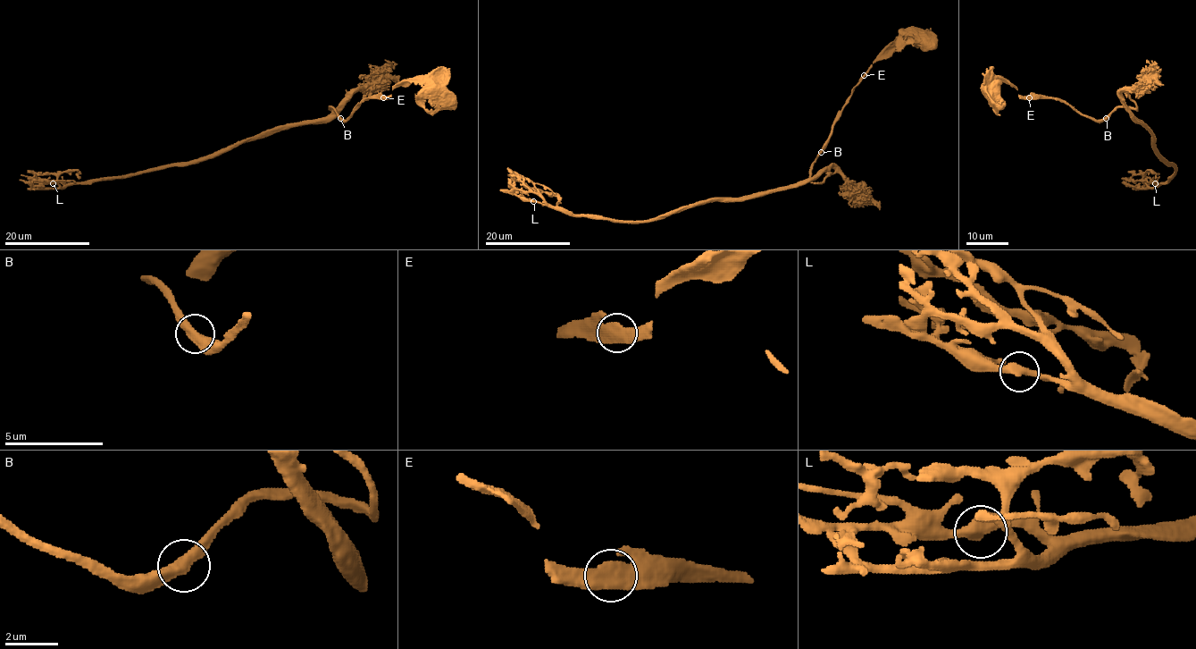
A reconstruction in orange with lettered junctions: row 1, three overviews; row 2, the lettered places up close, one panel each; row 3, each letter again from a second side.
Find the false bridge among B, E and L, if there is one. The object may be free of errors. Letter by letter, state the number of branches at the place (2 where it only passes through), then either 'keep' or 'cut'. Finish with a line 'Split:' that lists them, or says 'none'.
B: 2 branches meet; keep
E: 2 branches meet; keep
L: 2 branches meet; keep
Split: none

